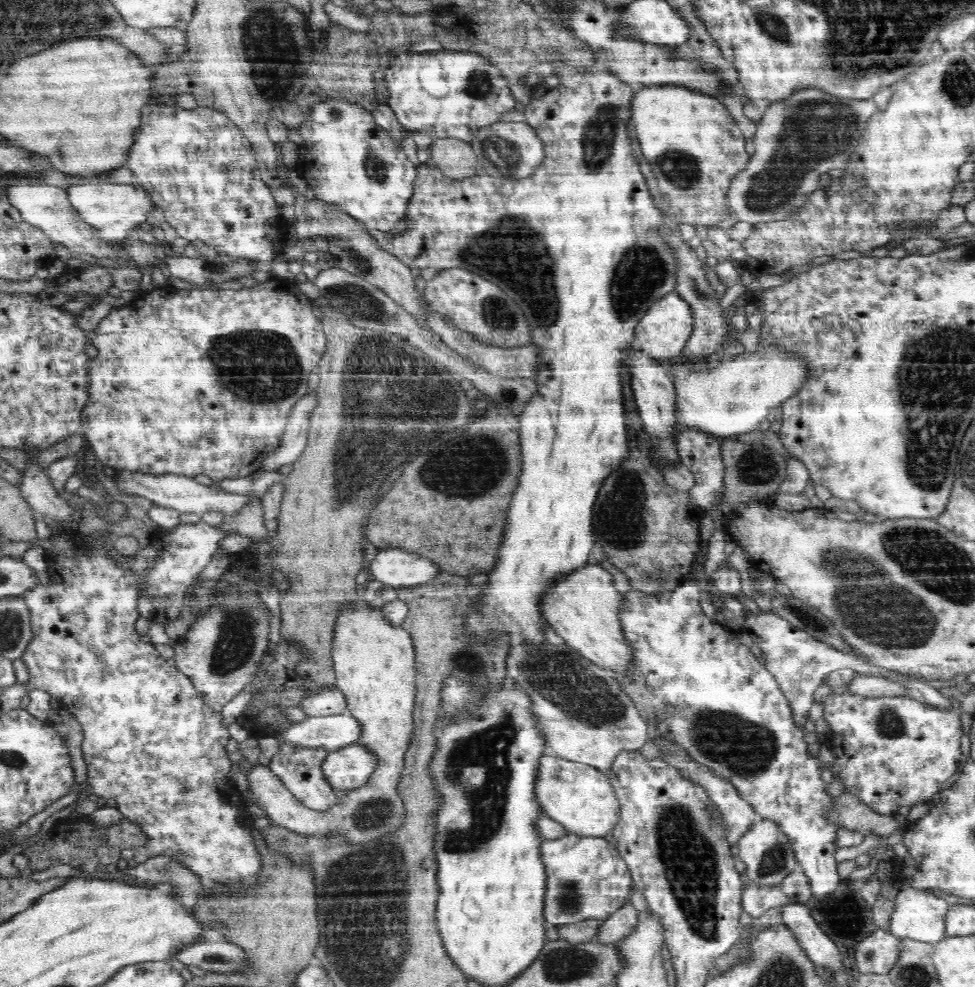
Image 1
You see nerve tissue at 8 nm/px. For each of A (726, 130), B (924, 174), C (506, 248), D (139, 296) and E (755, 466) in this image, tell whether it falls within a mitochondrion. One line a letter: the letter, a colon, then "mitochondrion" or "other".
A: other
B: other
C: mitochondrion
D: other
E: mitochondrion

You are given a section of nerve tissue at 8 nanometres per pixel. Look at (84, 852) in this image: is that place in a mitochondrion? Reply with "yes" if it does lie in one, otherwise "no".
yes

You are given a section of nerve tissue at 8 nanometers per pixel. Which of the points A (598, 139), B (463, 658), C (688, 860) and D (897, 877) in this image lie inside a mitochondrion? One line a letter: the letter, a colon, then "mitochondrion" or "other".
A: mitochondrion
B: mitochondrion
C: mitochondrion
D: other

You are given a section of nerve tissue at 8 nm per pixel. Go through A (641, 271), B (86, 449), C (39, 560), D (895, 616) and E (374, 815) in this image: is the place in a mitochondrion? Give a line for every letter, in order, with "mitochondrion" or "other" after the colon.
A: mitochondrion
B: other
C: other
D: mitochondrion
E: mitochondrion

